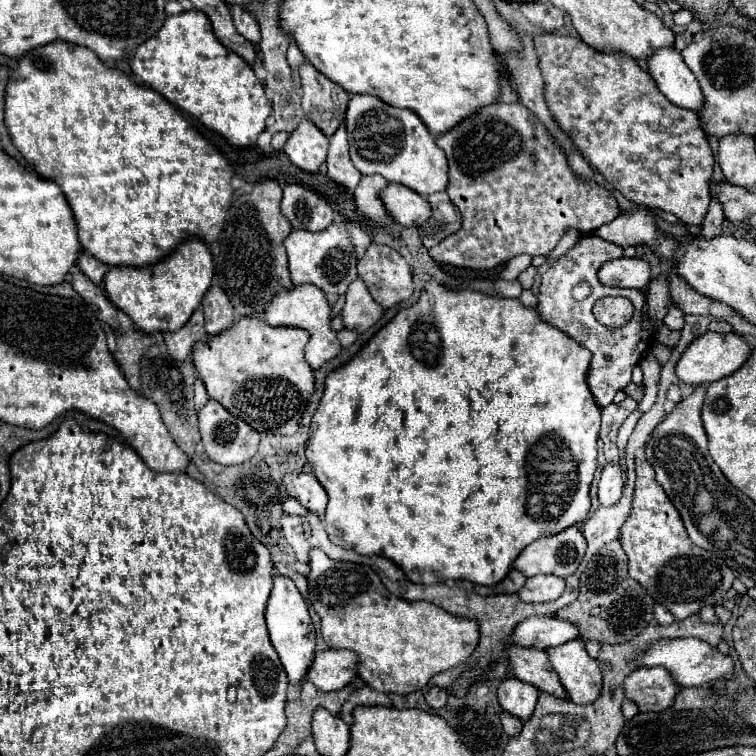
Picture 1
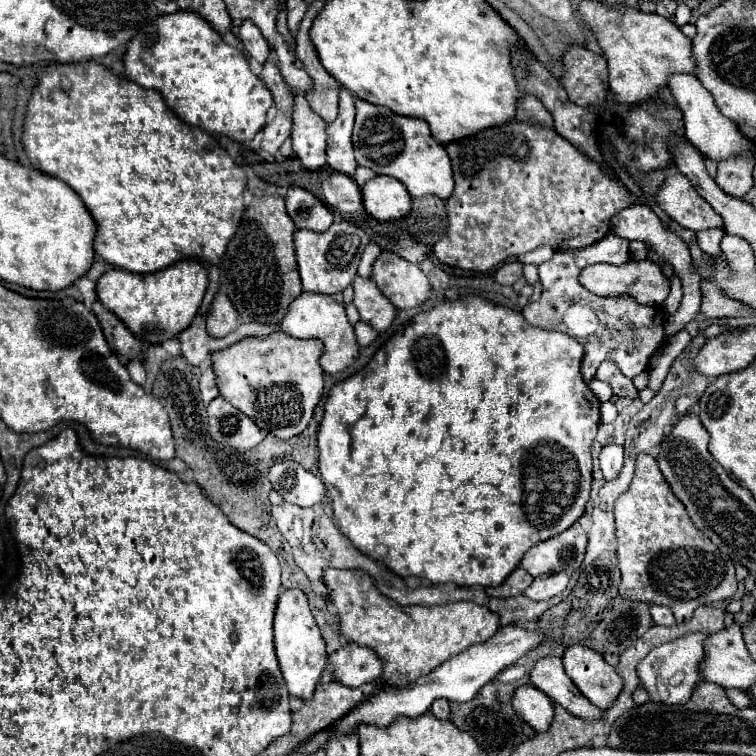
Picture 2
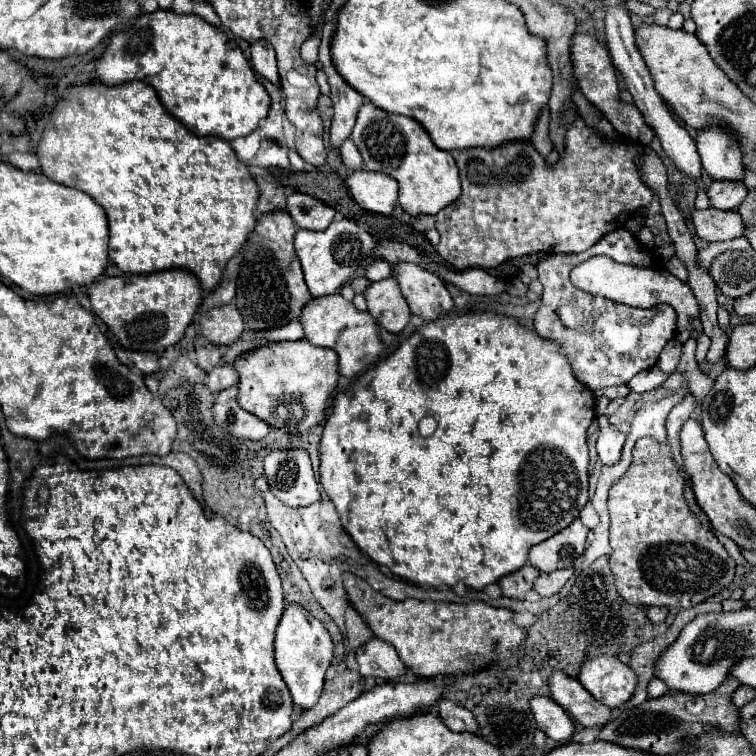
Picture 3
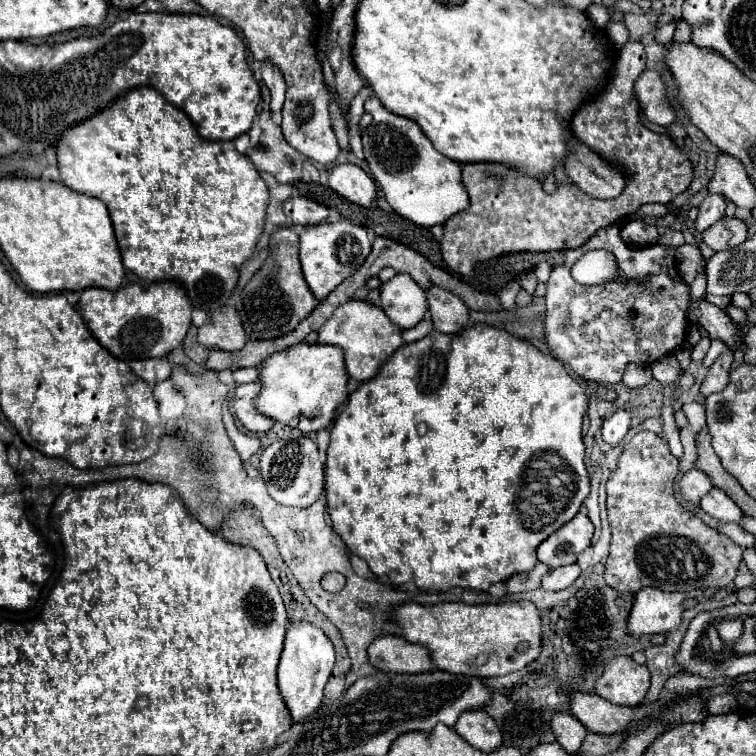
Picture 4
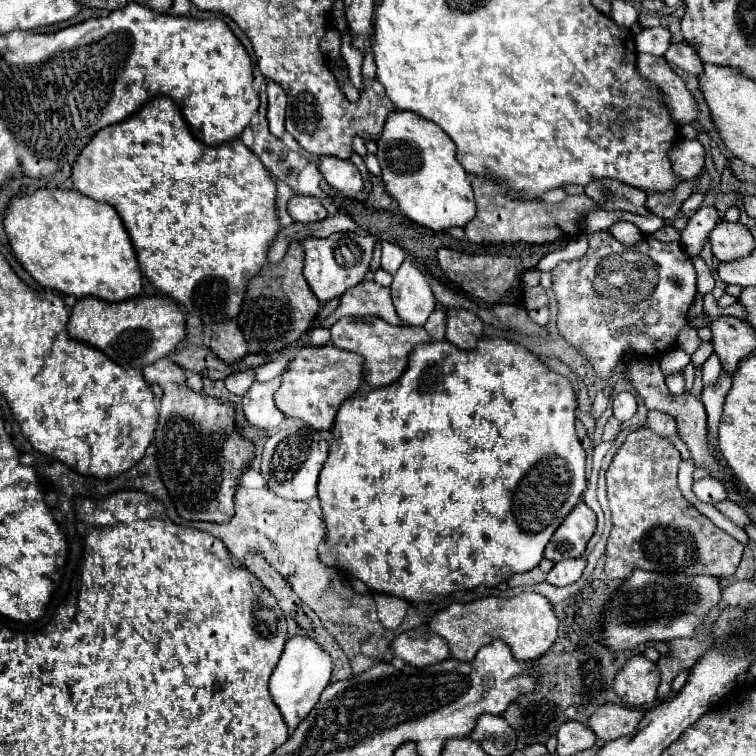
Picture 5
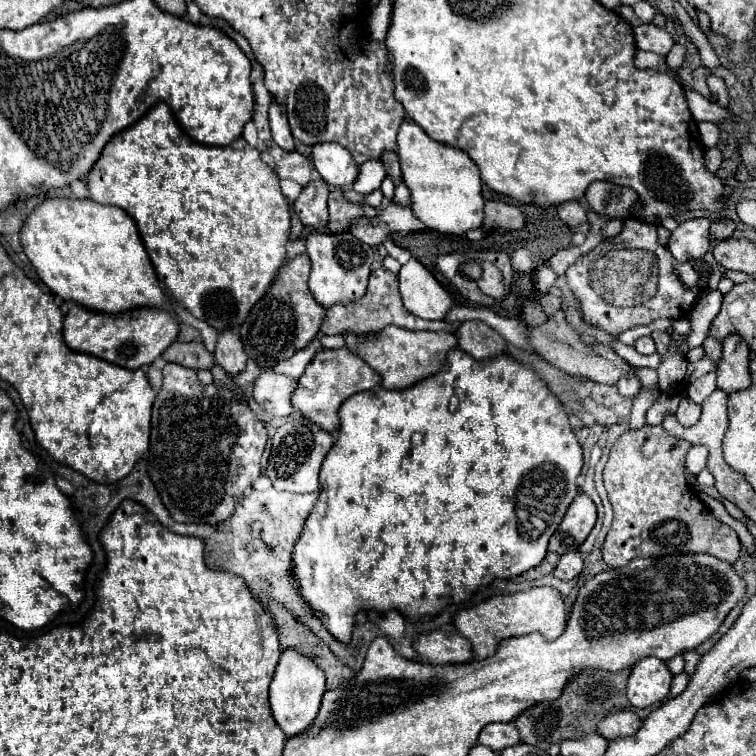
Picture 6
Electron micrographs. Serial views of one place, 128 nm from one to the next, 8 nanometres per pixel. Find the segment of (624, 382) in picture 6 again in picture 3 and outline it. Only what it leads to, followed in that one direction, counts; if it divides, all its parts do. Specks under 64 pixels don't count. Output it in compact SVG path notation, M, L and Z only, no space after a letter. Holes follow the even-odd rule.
M600 416L598 418L598 424L600 424L600 436L598 436L598 458L604 462L604 464L614 464L620 460L620 454L622 454L622 446L624 446L624 440L626 440L626 434L616 430L606 416Z

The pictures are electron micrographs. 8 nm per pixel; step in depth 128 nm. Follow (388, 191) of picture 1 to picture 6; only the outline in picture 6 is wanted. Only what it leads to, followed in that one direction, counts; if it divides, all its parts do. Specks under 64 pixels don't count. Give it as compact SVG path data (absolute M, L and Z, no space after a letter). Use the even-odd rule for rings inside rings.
M334 142L316 144L312 148L312 162L318 174L336 188L348 188L358 176L358 166L344 146Z

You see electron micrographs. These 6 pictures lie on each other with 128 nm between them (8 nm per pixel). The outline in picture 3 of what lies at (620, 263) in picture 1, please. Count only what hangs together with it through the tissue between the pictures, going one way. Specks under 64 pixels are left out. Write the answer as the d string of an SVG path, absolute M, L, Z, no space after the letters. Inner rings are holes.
M594 256L594 258L588 258L586 262L578 264L570 272L570 280L580 290L586 290L586 292L592 292L592 294L598 294L604 298L612 298L616 302L624 302L624 304L636 306L636 308L652 308L652 306L664 304L664 302L674 306L674 310L678 314L678 338L680 338L680 342L686 342L690 338L690 332L692 332L690 322L694 318L700 318L700 306L698 306L694 292L690 290L690 286L686 282L680 282L668 270L638 268L638 266L614 262L608 256Z

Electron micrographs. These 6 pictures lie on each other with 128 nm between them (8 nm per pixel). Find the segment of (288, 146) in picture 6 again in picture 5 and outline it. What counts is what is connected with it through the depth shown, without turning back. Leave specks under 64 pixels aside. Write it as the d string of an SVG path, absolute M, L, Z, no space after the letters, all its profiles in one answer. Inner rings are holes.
M268 80L268 124L270 132L276 138L284 136L284 108L286 108L284 90Z

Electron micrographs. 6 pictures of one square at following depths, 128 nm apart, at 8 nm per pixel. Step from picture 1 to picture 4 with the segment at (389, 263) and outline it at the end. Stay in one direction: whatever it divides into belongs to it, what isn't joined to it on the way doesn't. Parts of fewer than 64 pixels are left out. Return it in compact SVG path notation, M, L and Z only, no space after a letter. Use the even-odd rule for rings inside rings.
M434 284L426 290L428 306L432 314L434 328L442 334L458 334L468 328L468 308L466 304L444 288L436 288Z

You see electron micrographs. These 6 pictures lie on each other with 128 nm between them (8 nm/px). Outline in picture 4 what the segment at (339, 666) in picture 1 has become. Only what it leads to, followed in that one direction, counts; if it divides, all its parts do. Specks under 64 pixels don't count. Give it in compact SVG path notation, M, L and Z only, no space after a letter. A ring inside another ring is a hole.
M380 636L368 648L370 662L382 672L426 672L430 670L430 650L400 636Z

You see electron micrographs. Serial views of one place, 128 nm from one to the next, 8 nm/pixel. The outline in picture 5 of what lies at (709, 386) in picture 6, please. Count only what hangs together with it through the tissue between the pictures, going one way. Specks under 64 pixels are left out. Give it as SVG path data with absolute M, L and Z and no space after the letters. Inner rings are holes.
M712 354L712 356L704 362L704 366L702 366L702 386L712 386L712 384L718 380L720 370L722 370L722 364L720 364L720 360Z

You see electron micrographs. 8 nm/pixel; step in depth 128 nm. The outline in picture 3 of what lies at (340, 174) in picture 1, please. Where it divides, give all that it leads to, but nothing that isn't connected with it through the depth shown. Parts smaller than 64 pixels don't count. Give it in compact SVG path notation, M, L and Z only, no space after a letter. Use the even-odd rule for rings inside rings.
M326 22L322 28L322 44L320 44L320 62L328 76L330 90L332 90L332 104L334 104L334 120L330 128L330 142L338 148L342 140L346 140L354 128L356 114L360 106L364 104L364 96L356 92L350 84L344 82L344 78L338 74L338 70L332 64L330 58L330 42L334 36L334 24Z

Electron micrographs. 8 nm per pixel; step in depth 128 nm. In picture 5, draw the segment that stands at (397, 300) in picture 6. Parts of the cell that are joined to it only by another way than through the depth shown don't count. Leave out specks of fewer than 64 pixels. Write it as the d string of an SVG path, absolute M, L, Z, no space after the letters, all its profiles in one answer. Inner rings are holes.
M362 282L356 288L350 288L348 292L344 292L344 296L340 296L340 306L322 322L322 326L332 328L336 324L336 320L340 320L344 316L356 316L356 318L376 316L394 326L406 324L404 320L398 318L398 314L394 310L394 304L390 298L390 288L380 286L376 282Z

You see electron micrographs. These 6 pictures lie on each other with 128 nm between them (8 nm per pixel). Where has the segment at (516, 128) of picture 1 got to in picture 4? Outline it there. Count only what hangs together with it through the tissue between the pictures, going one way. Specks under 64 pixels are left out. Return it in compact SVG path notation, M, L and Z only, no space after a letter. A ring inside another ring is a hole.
M628 40L618 52L618 62L604 96L586 102L572 120L572 130L580 142L584 142L600 158L618 164L630 174L630 180L618 198L596 200L574 184L558 184L556 194L546 194L540 180L528 178L526 174L502 164L478 162L462 166L462 180L470 196L470 208L452 220L446 220L442 236L442 256L444 260L448 258L456 264L458 274L466 274L468 268L474 268L474 264L486 262L500 254L580 248L594 232L624 220L642 204L668 204L686 192L694 176L690 156L680 150L670 136L648 130L638 116L638 104L632 96L632 82L644 68L644 44L640 40Z

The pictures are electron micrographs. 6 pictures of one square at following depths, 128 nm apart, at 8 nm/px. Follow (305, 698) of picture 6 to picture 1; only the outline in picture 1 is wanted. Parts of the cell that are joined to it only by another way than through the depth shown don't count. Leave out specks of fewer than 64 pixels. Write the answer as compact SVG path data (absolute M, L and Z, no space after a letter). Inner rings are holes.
M274 576L274 588L266 606L266 622L268 622L268 632L270 632L270 640L272 646L276 648L290 684L300 684L304 682L310 664L314 660L316 654L316 632L308 614L308 606L306 600L302 598L300 590L296 588L296 584L292 580L288 580L286 576Z

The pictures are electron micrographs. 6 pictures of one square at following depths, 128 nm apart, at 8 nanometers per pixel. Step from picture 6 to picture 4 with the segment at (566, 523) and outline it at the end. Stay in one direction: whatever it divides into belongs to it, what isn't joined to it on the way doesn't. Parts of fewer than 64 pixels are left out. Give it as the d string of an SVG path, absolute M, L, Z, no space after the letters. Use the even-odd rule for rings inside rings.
M578 512L564 528L556 530L538 548L538 560L550 568L574 564L578 554L590 546L594 534L594 524L588 516Z

